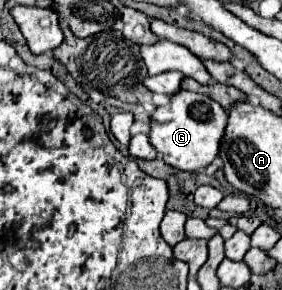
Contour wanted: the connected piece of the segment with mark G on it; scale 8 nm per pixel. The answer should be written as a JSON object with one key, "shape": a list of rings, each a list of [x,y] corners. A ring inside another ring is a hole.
{"shape":[[[179,90],[175,92],[175,96],[169,98],[169,104],[157,106],[151,114],[149,142],[159,154],[163,154],[165,164],[185,172],[195,172],[199,168],[207,168],[215,160],[225,124],[227,112],[215,100],[205,94]]]}

